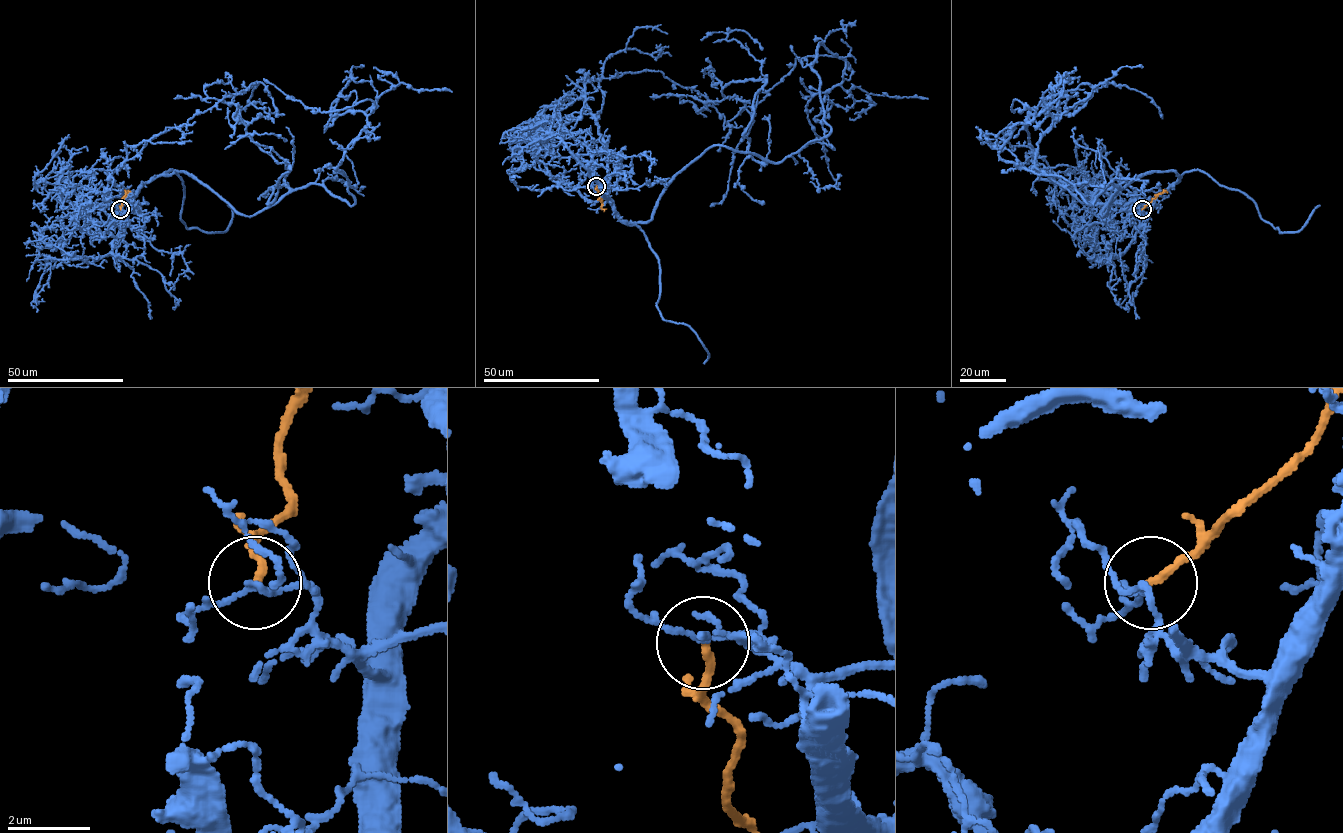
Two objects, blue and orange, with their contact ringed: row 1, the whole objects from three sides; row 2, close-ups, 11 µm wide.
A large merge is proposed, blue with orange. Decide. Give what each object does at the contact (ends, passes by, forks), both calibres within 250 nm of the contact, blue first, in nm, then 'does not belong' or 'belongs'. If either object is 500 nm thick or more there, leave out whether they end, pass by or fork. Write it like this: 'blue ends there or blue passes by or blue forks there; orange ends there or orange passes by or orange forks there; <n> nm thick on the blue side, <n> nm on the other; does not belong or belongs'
blue passes by; orange ends there; 130 nm thick on the blue side, 190 nm on the other; does not belong

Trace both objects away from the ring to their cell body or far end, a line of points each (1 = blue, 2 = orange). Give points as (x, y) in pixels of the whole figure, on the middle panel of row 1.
1: (596, 186), (647, 222), (714, 145), (781, 162), (831, 130), (817, 47), (850, 65), (796, 58), (739, 114)
2: (596, 186), (601, 208), (606, 209)

